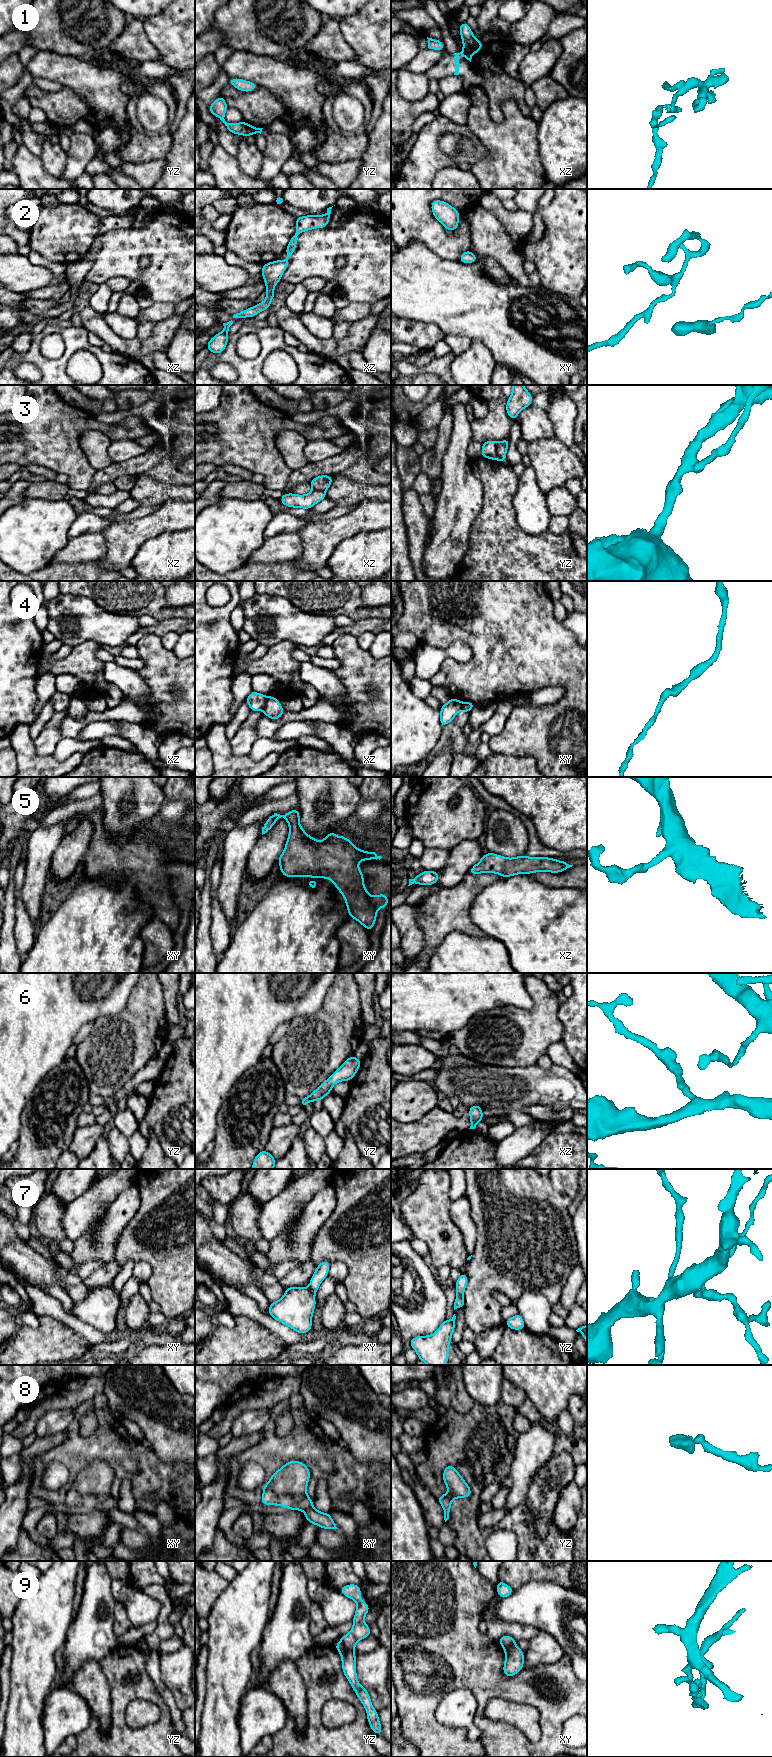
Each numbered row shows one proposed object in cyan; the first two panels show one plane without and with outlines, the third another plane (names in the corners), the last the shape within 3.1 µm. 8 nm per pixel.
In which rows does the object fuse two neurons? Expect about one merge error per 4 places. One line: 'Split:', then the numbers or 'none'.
Split: 1, 3, 4, 9

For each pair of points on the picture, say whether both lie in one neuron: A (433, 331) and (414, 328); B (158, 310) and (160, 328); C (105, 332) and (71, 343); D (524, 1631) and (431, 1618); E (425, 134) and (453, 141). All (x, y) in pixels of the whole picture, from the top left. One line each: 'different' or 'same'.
A: same
B: different
C: different
D: different
E: different

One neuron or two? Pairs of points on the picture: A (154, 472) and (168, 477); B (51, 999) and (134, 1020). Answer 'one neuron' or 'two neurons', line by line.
A: one neuron
B: two neurons

